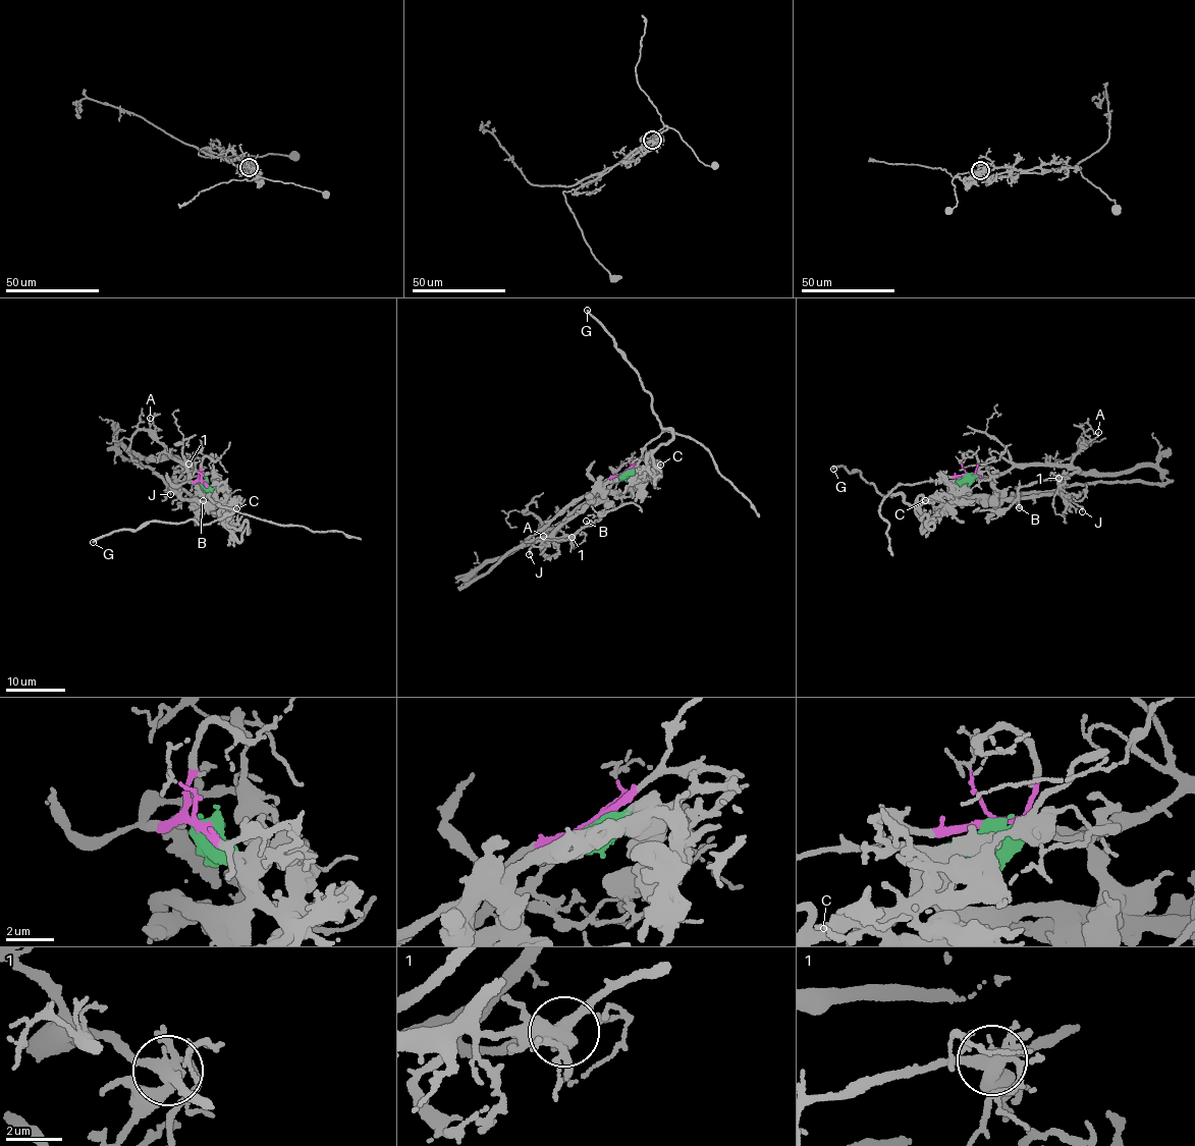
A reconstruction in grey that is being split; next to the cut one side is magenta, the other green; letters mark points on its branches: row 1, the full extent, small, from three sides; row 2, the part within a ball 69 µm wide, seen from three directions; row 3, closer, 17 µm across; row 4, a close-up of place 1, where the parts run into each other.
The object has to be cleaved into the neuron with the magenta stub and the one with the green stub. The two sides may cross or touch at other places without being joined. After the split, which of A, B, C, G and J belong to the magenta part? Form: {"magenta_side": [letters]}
{"magenta_side": ["A", "B"]}

